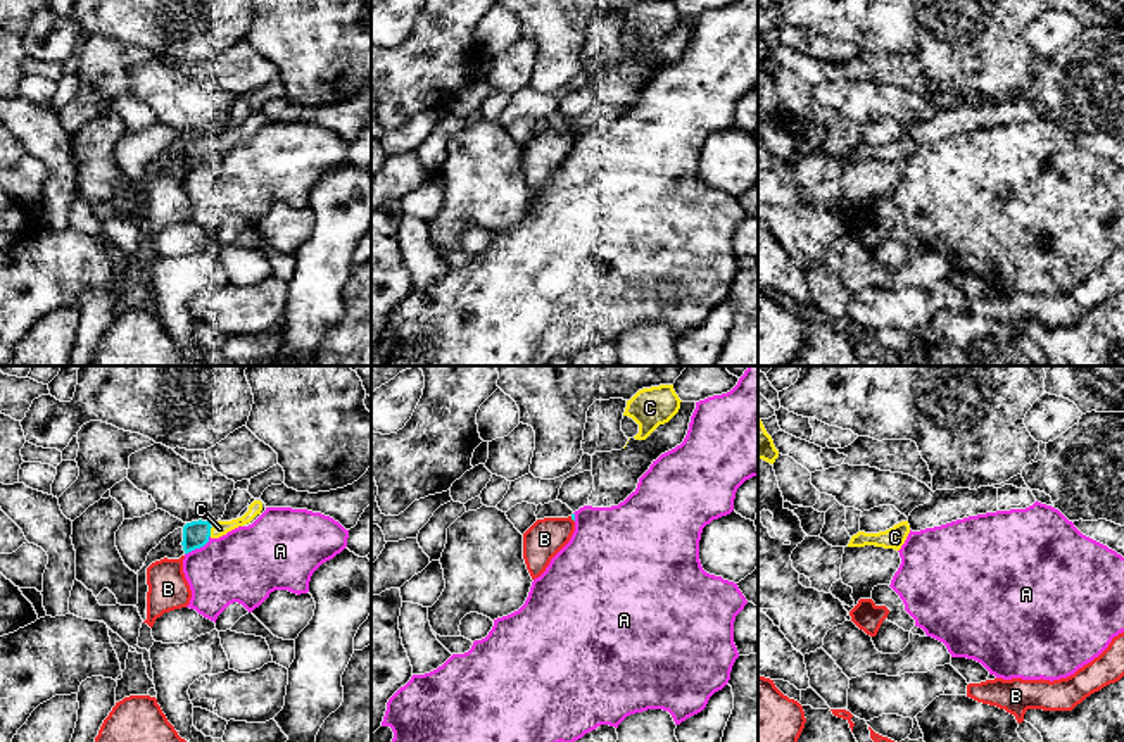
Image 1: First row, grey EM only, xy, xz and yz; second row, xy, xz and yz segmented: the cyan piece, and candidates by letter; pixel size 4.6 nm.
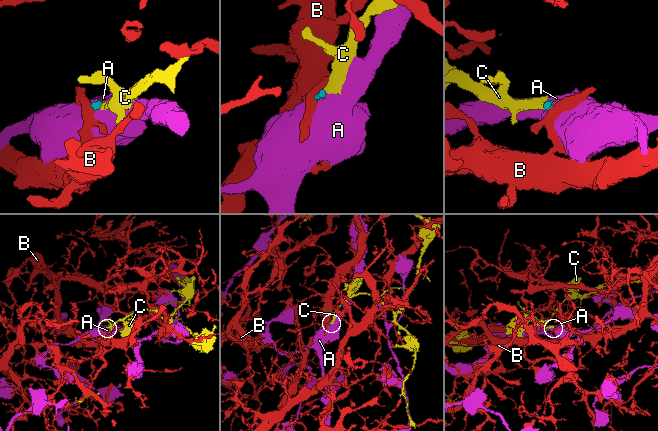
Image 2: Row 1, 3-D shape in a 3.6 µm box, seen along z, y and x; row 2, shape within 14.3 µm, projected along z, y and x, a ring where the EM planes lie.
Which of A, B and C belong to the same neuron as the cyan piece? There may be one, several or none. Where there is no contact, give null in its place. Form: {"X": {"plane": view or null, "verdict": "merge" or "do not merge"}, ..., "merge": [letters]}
{"A": {"plane": "xy", "verdict": "do not merge"}, "B": {"plane": "xz", "verdict": "do not merge"}, "C": {"plane": "xy", "verdict": "merge"}, "merge": ["C"]}

